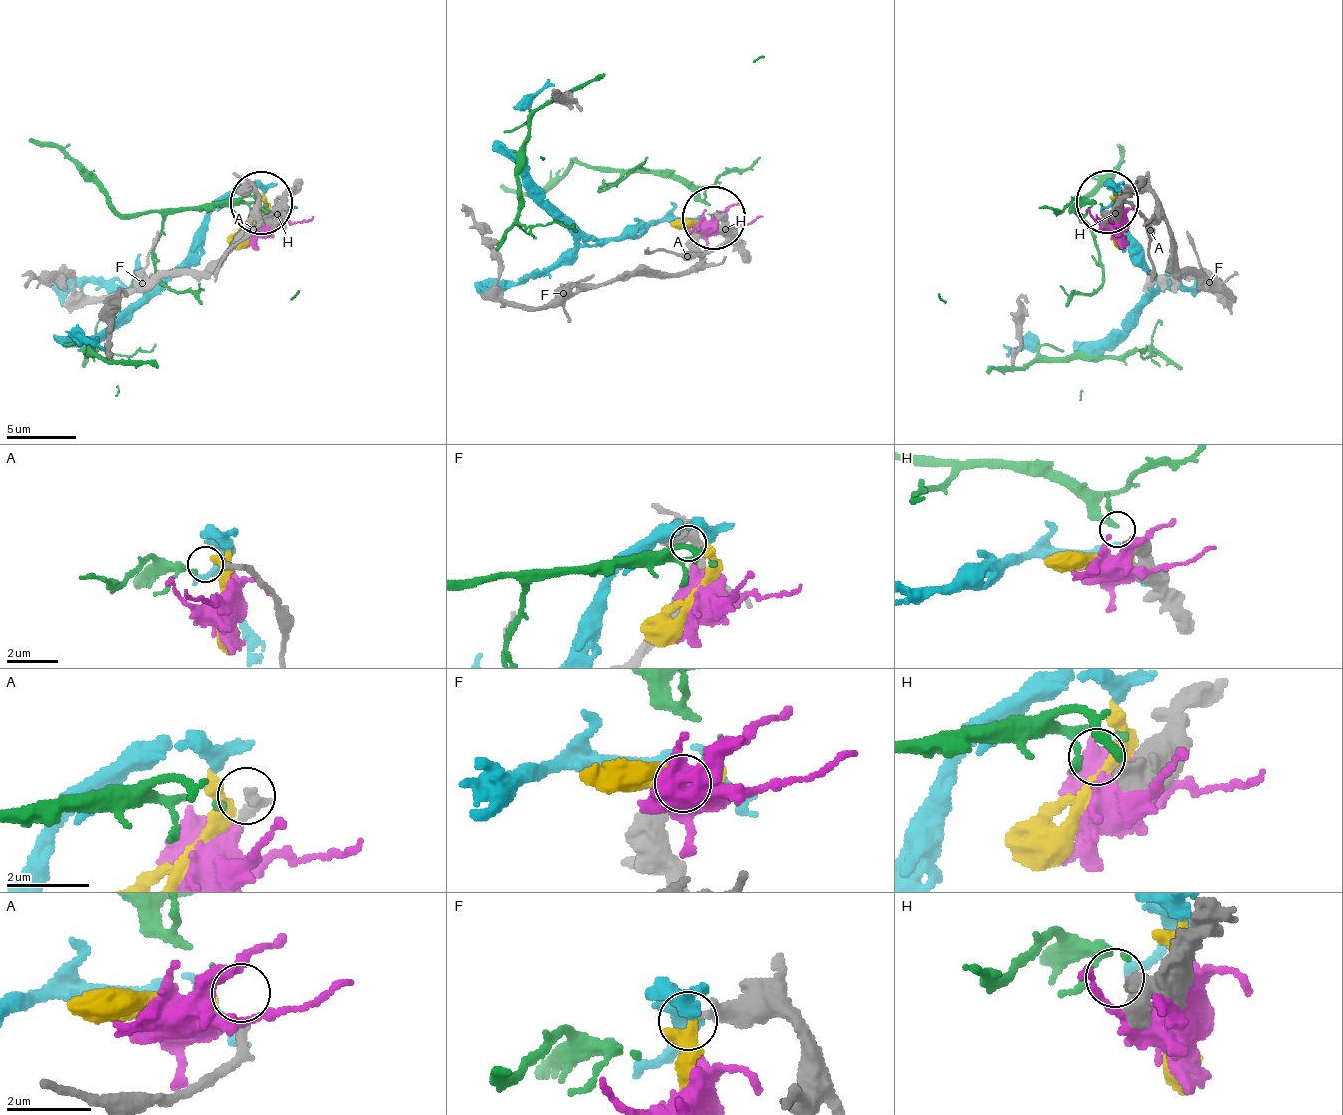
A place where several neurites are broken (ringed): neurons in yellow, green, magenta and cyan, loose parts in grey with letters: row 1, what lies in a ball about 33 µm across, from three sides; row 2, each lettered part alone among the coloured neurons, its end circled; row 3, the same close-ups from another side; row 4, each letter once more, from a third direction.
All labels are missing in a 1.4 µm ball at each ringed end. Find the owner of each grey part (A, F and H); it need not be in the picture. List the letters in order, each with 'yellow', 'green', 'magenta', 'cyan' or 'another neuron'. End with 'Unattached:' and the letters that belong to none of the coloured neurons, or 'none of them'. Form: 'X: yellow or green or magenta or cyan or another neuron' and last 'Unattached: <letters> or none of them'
A: green
F: yellow
H: another neuron
Unattached: H

